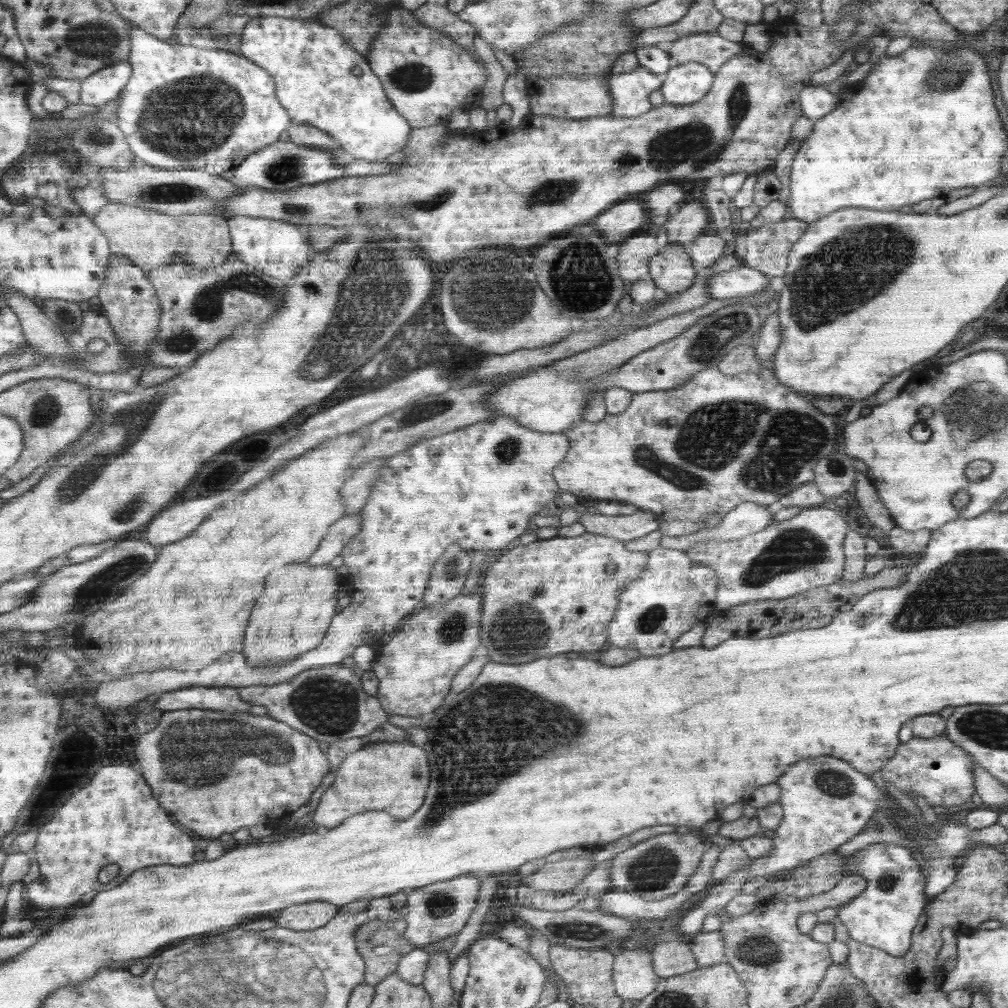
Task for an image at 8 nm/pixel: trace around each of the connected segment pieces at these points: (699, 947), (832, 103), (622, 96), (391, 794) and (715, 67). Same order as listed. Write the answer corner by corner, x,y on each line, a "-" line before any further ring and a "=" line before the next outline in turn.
720,931
697,934
689,942
699,968
710,968
725,963
726,948
=
810,85
800,91
800,104
803,115
813,121
819,121
840,104
839,94
831,93
825,86
=
640,62
632,71
610,74
611,94
615,98
611,115
624,118
646,115
653,109
648,96
663,86
664,80
664,74
654,74
=
408,740
372,743
346,756
338,766
334,782
322,795
314,822
327,829
336,828
346,818
364,810
388,810
400,820
410,818
422,806
428,790
431,770
426,758
424,750
=
716,31
692,34
670,42
668,53
675,65
700,62
713,73
722,70
724,63
744,52
743,42
732,42
722,38

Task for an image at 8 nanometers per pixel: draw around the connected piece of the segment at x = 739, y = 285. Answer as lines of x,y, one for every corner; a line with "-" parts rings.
744,264
735,270
712,274
705,284
712,299
732,299
754,295
771,286
770,277

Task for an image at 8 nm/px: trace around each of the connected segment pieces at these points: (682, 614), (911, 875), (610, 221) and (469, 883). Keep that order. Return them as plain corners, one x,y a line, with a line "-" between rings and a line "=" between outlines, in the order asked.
658,546
647,554
650,558
643,574
632,579
632,582
624,587
623,594
620,594
619,608
615,612
611,626
608,627
607,639
612,647
634,648
642,657
668,654
674,650
672,644
680,635
688,632
695,624
706,621
708,616
716,612
716,591
720,584
714,568
692,561
685,551
=
892,843
872,844
846,858
844,876
866,877
862,894
854,896
846,906
836,908
851,939
882,949
894,957
902,957
911,950
915,928
923,921
928,903
925,895
927,880
919,866
909,849
=
638,198
624,200
624,203
616,204
616,208
612,208
610,212
604,212
604,216
596,220
596,227
603,233
605,240
618,246
631,238
630,234
645,222
642,206
644,204
=
476,873
460,875
454,879
438,881
426,887
408,891
407,914
404,918
407,927
403,936
414,945
420,946
420,944
430,944
458,935
476,906
478,878
474,878
474,875

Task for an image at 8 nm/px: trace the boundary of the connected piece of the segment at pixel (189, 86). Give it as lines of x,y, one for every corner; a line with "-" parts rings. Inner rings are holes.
138,28
132,32
130,62
135,74
119,96
122,101
117,121
134,154
148,165
167,169
204,169
210,174
224,174
237,169
252,153
278,141
291,123
287,109
276,97
274,77
244,54
172,43

